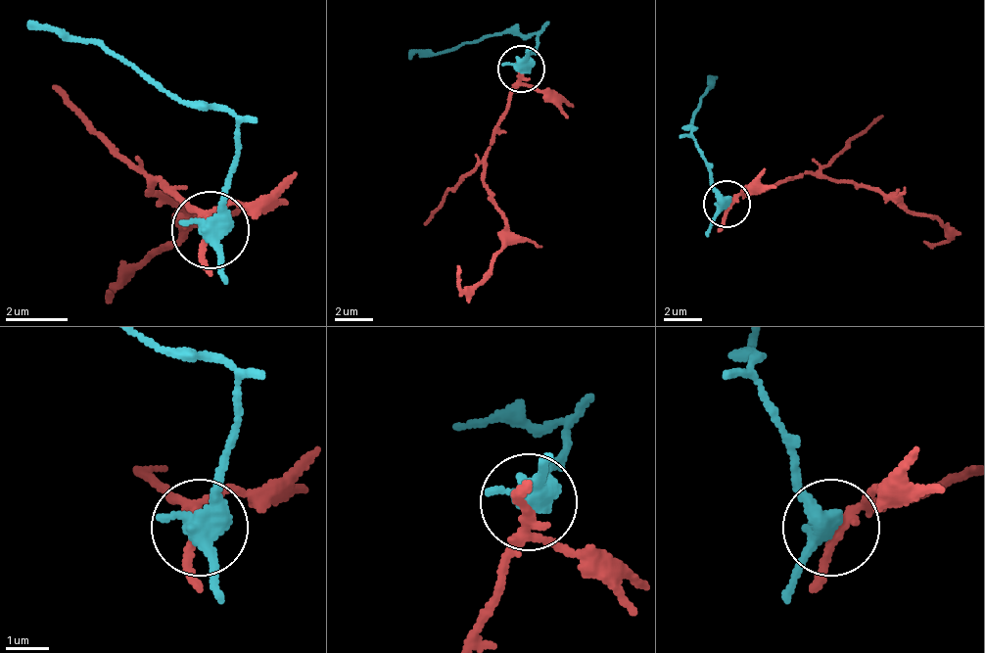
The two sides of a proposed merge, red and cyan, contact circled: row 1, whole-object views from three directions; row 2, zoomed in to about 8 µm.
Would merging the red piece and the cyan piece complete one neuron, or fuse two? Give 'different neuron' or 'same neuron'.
different neuron

